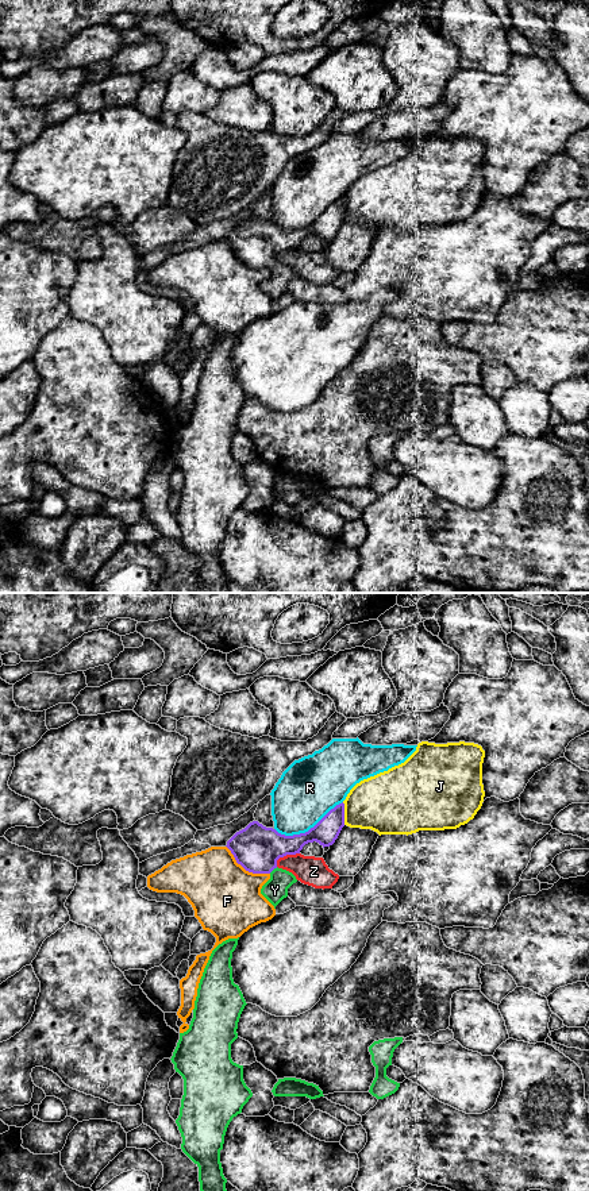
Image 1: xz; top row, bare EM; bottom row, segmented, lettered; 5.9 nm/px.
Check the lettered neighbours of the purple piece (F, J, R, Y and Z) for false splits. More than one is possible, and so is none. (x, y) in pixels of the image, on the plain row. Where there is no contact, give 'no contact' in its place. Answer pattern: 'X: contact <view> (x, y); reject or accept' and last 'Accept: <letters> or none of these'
F: contact xz (245, 263); reject
J: contact xz (343, 208); reject
R: contact xz (310, 224); reject
Y: contact xz (273, 263); accept
Z: contact xz (285, 250); reject
Accept: Y

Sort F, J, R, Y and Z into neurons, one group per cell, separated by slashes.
F / J / R / Y / Z

